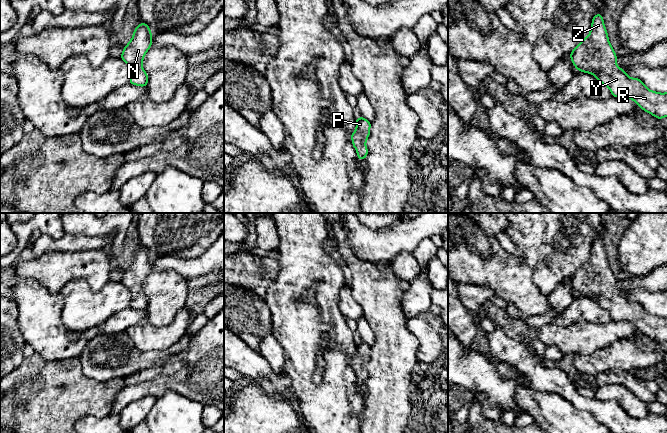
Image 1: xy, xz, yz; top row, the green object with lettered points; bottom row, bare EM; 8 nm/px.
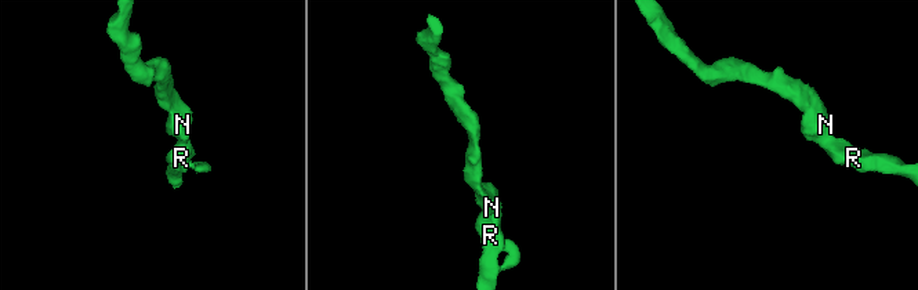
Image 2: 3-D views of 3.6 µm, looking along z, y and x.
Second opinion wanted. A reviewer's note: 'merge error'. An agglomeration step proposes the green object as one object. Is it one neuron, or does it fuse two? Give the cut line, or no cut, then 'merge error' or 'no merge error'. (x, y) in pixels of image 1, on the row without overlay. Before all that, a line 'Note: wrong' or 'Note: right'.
Note: wrong
no cut; no merge error

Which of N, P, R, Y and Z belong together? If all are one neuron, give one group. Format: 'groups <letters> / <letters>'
groups N P R Y Z

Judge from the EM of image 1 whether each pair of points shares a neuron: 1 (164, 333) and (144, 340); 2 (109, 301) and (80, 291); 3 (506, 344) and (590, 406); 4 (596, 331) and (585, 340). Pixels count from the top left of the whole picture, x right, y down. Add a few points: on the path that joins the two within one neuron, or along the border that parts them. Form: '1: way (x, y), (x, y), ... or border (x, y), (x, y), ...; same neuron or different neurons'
1: way (159, 338), (149, 338); same neuron
2: way (102, 301), (90, 301), (87, 298); same neuron
3: way (527, 362), (544, 379), (557, 381), (569, 392); same neuron
4: way (593, 334), (588, 337); same neuron

